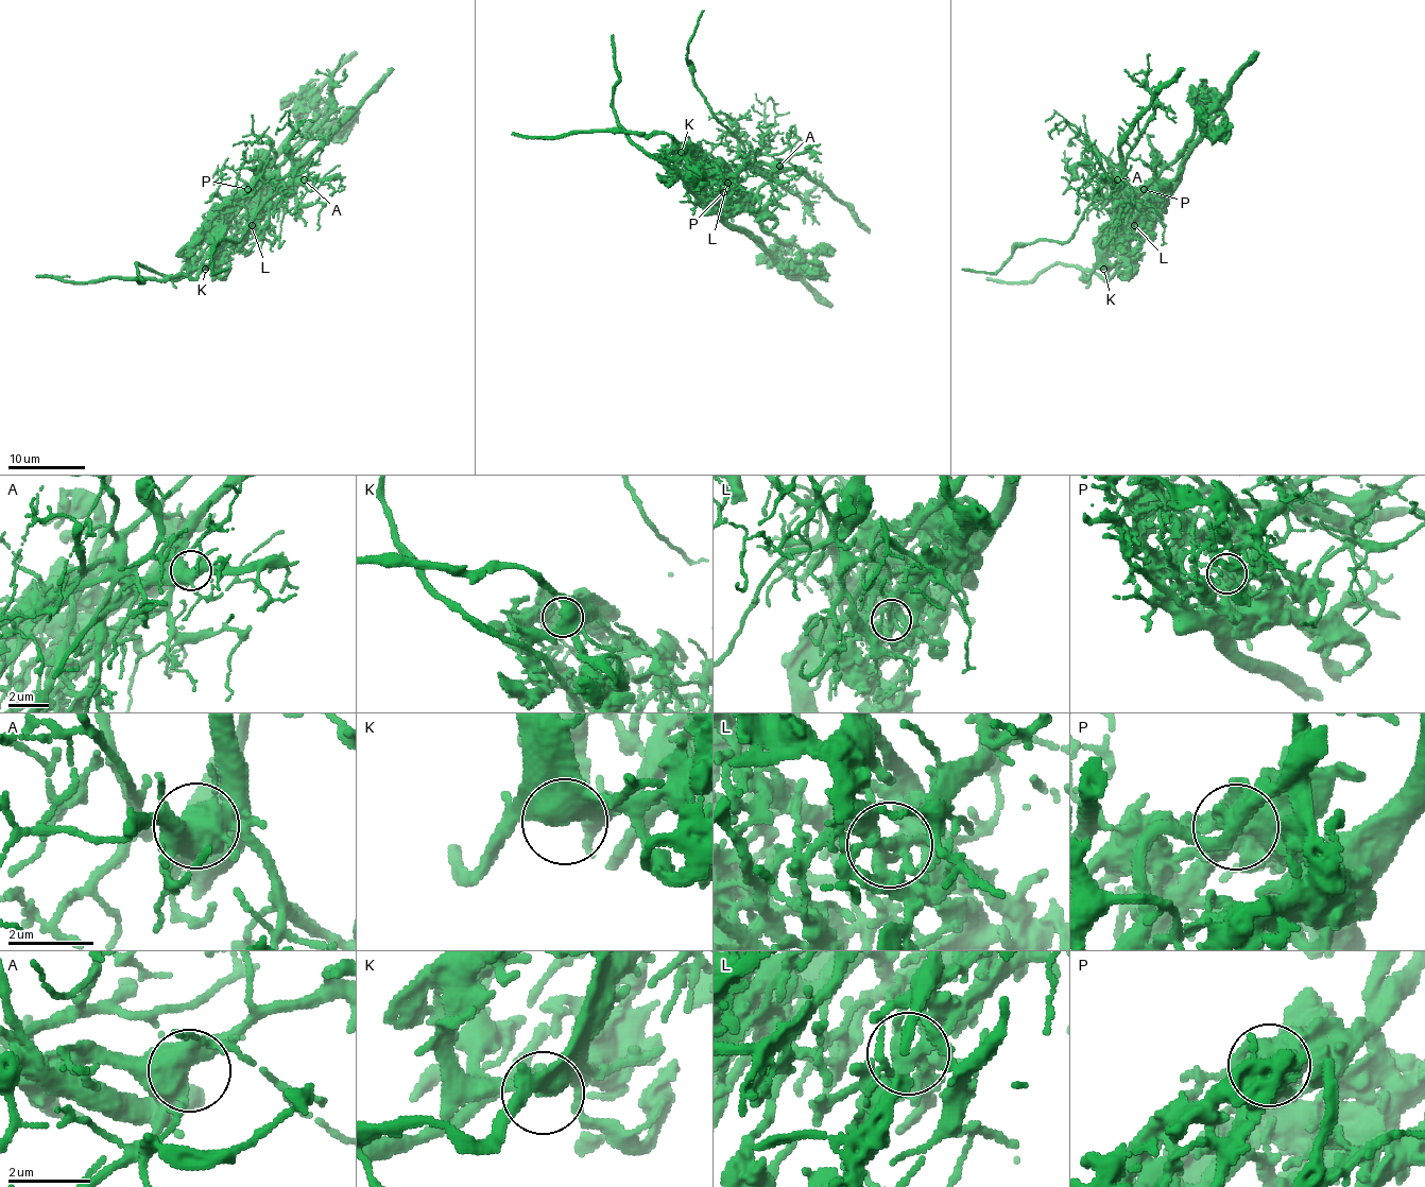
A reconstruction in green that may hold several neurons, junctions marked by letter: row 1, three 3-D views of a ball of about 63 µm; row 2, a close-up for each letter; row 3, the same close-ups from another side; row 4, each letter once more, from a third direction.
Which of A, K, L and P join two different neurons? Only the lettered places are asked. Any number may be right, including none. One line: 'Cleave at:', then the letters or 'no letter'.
Cleave at: L, P

